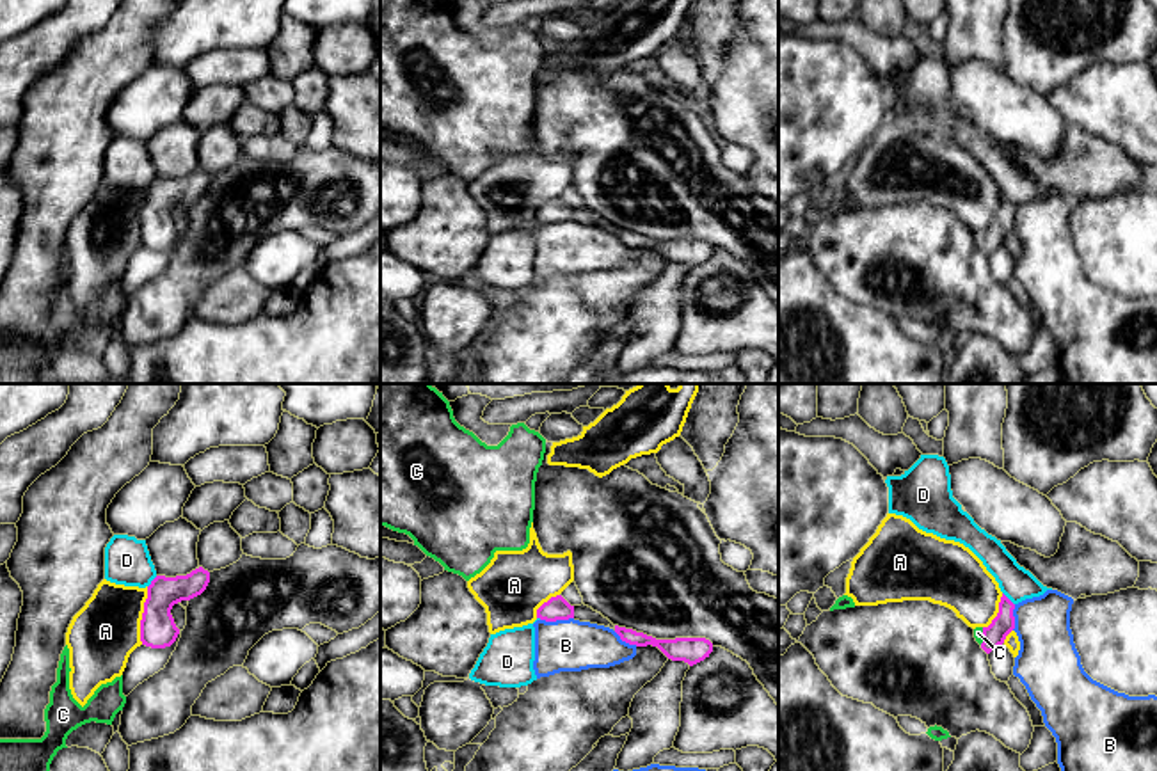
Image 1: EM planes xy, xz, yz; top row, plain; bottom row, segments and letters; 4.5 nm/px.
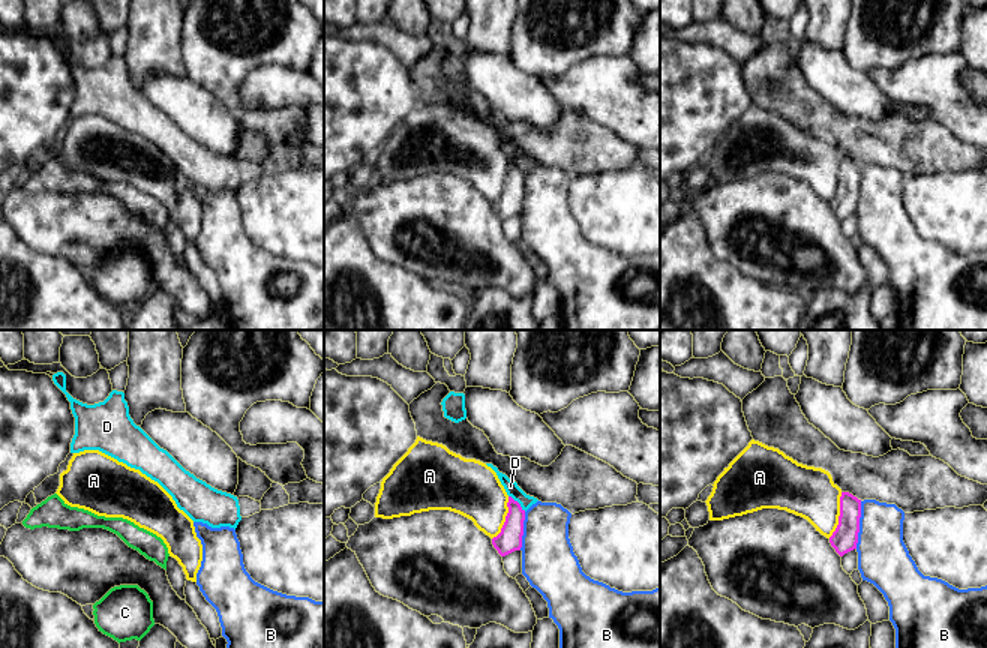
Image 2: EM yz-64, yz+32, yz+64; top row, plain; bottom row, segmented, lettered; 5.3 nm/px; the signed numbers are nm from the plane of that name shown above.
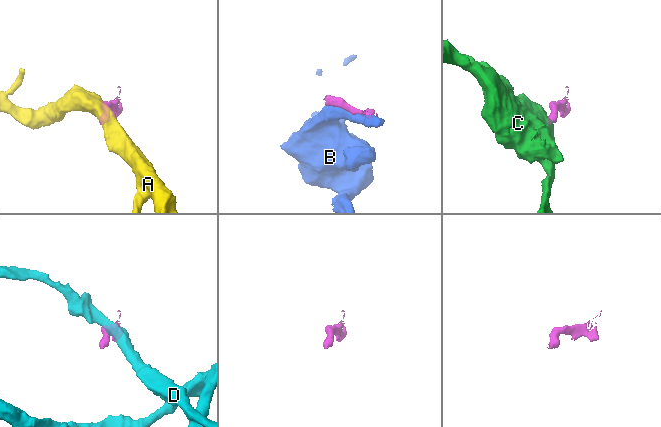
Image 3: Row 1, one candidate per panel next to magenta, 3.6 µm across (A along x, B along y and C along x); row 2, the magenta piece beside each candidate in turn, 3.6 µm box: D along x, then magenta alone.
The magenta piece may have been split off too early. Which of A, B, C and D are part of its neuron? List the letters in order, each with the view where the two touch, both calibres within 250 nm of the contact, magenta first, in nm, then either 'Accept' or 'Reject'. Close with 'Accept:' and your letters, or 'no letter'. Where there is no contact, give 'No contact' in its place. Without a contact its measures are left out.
A: Touches magenta in xy. Thickness 160 nm (magenta) against 300 nm. Reject
B: Touches magenta in xz. Thickness 110 nm (magenta) against 240 nm. Reject
C: Touches magenta in yz. Thickness 100 nm (magenta) against 50 nm. Accept
D: Touches magenta in yz. Thickness 100 nm (magenta) against 150 nm. Reject
Accept: C

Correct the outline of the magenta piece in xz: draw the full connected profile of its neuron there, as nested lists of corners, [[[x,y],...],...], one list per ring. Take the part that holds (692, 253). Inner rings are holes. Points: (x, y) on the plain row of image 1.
[[[615,227],[615,234],[622,243],[636,249],[658,249],[668,261],[684,263],[690,268],[704,263],[713,254],[713,245],[706,240],[675,240],[675,242],[656,242],[643,234]]]

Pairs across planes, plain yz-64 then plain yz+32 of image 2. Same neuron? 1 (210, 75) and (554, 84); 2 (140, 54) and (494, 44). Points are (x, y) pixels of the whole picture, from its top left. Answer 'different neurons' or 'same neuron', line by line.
1: different neurons
2: same neuron

